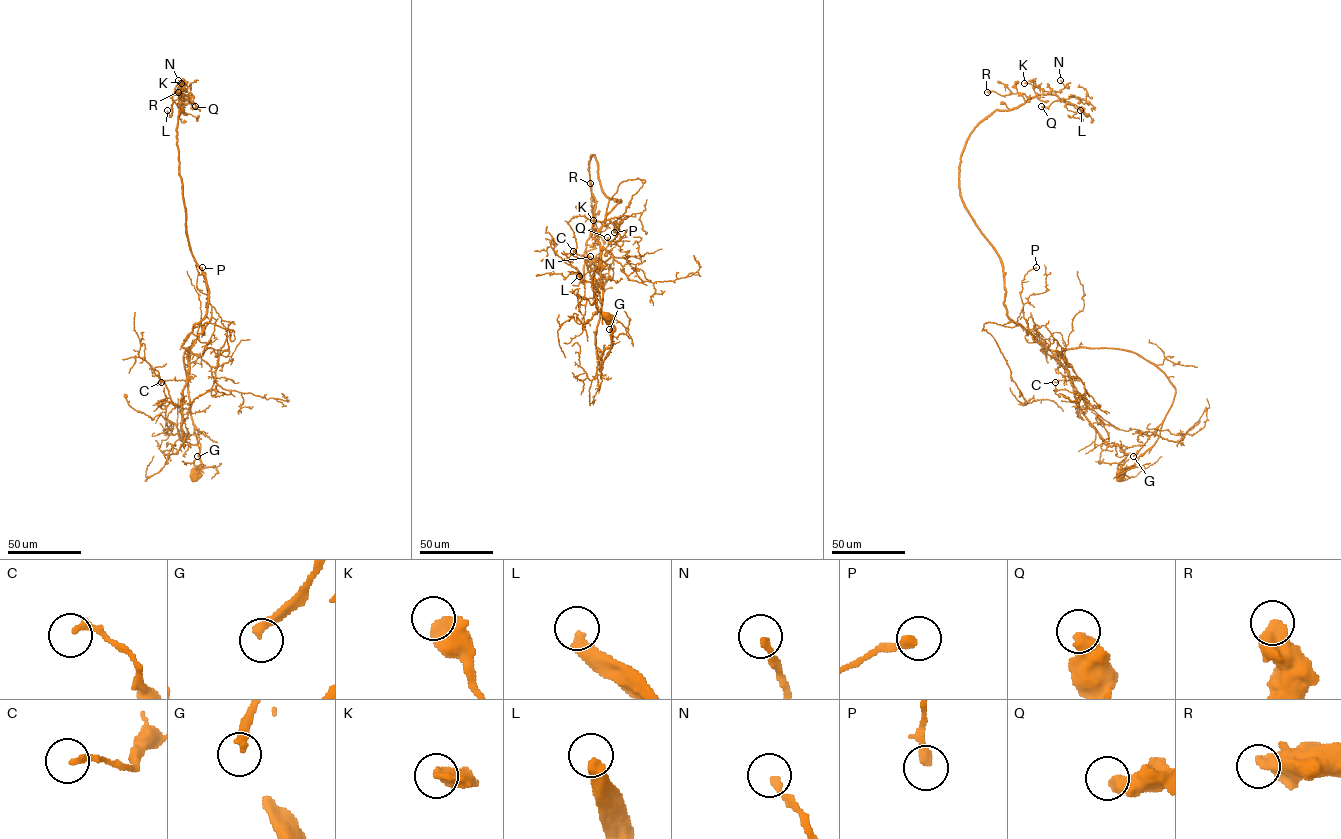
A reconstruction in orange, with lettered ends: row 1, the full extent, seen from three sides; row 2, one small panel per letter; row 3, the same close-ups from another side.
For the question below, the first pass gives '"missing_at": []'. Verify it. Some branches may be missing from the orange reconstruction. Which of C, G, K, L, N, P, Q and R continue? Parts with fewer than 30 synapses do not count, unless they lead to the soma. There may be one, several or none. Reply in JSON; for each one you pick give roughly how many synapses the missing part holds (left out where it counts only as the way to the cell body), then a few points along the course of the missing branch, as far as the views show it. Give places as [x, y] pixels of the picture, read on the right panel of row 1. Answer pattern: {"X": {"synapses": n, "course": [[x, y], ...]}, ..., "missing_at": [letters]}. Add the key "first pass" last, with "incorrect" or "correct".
{"L": {"synapses": 450, "course": [[1080, 110], [1062, 105], [1052, 96], [1038, 93], [1033, 95], [1019, 110]]}, "missing_at": ["L"], "first pass": "incorrect"}

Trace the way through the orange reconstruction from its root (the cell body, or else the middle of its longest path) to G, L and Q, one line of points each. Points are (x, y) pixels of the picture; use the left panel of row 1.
G: (195, 476), (202, 464), (193, 424), (200, 444), (197, 456)
L: (195, 476), (190, 348), (182, 345), (205, 315), (209, 290), (187, 233), (178, 94), (167, 110)
Q: (195, 476), (190, 348), (182, 345), (205, 315), (209, 290), (187, 233), (182, 100), (172, 95), (195, 106)

